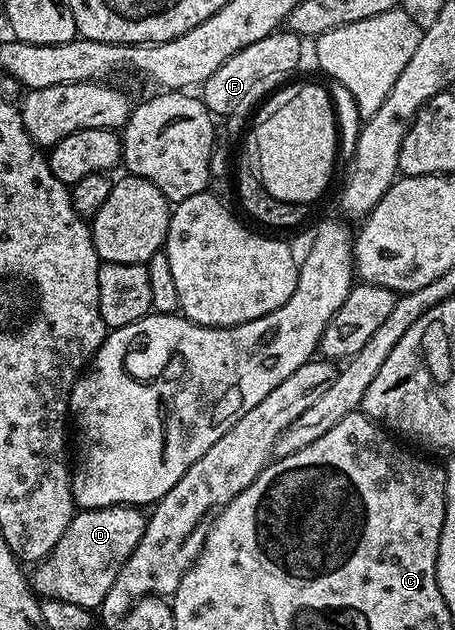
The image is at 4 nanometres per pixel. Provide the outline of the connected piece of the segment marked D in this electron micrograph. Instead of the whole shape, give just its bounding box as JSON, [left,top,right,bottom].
[32,506,146,611]

